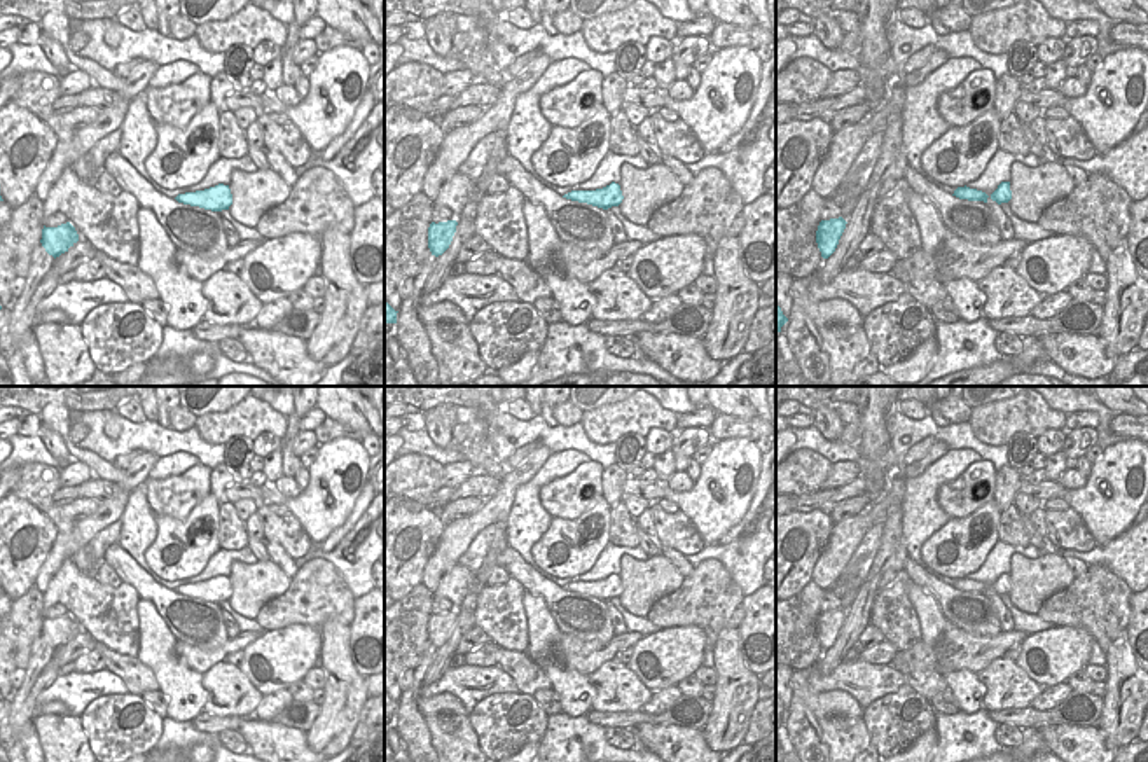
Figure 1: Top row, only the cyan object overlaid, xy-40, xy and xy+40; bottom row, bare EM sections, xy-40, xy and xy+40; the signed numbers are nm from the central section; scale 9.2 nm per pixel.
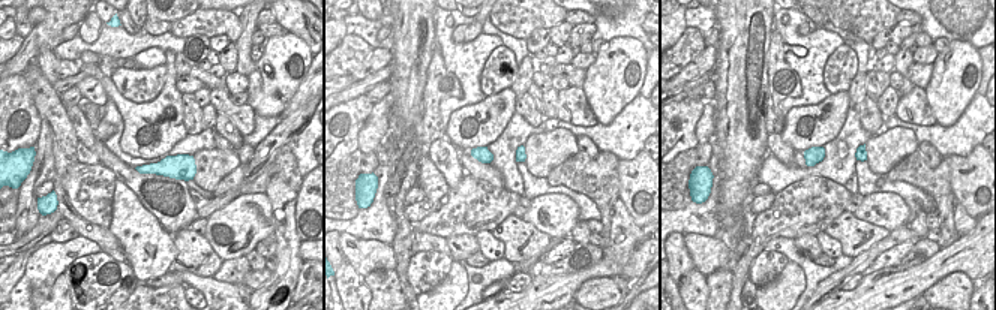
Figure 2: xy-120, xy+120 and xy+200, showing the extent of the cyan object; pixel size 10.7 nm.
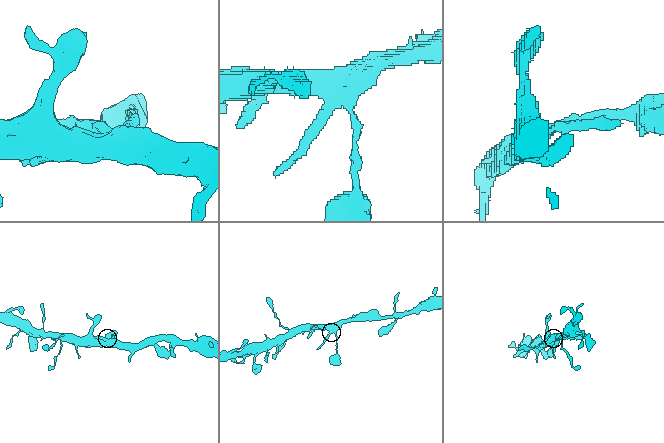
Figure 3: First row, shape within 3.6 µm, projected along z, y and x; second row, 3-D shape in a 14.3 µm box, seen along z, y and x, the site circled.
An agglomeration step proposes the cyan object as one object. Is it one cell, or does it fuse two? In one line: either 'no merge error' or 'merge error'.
no merge error

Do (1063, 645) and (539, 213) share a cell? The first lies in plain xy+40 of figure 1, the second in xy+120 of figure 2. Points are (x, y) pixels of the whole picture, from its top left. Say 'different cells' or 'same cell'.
same cell

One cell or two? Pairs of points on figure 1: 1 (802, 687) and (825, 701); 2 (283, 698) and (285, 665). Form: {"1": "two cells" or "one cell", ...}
{"1": "one cell", "2": "two cells"}

